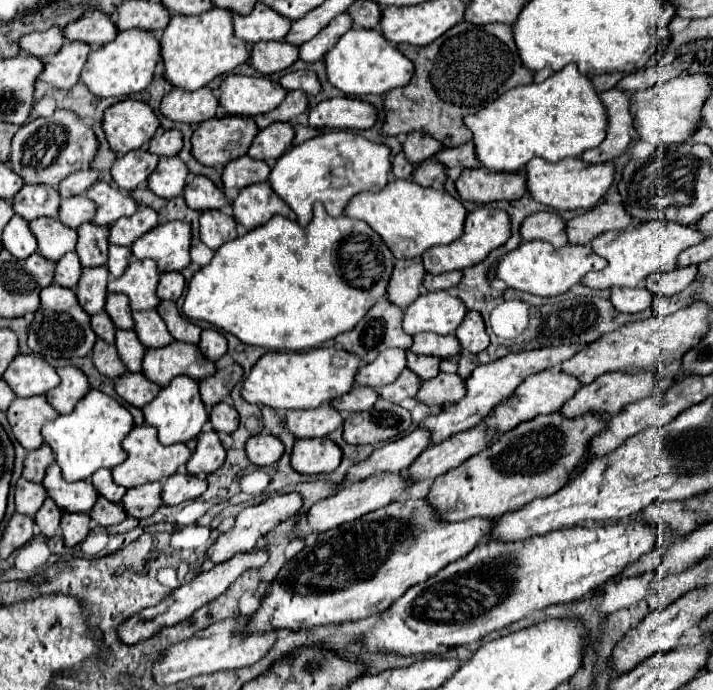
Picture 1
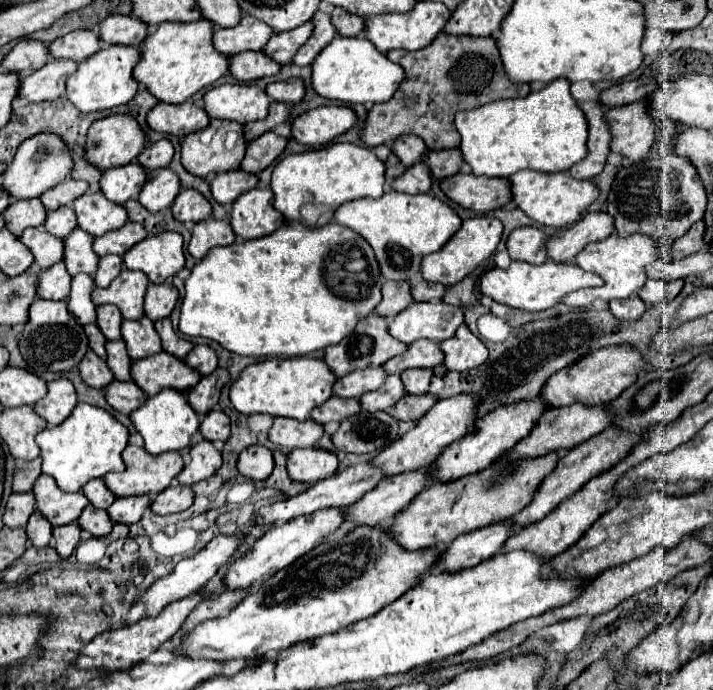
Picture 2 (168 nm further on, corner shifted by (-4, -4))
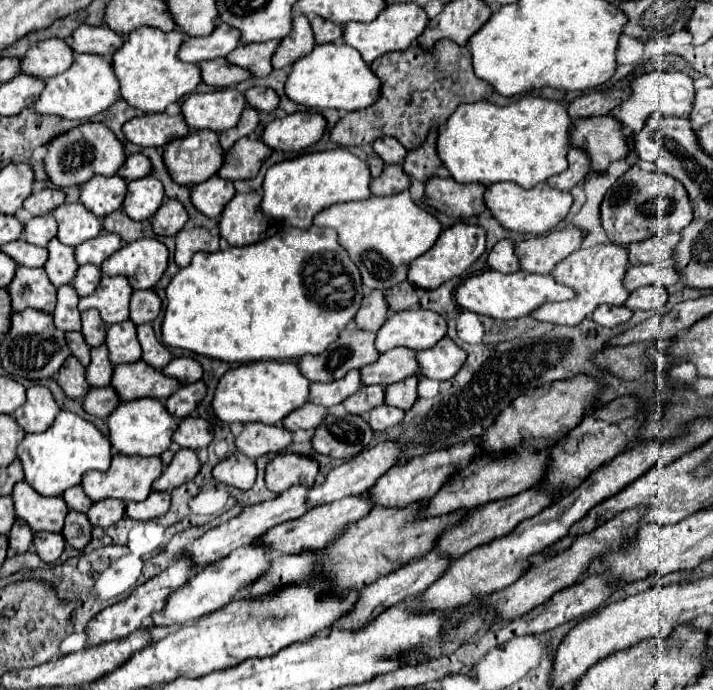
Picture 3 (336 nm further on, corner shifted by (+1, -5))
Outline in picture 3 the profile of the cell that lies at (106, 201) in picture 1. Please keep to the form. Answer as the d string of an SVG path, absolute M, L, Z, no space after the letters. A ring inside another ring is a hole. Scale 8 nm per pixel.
M80 201L78 203L64 203L56 211L52 211L58 223L58 239L64 245L78 247L80 243L96 237L102 233L102 217L88 211Z

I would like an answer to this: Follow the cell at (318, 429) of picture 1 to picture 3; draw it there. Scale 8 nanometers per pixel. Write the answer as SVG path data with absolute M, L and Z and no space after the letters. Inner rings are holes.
M248 423L236 437L236 445L250 459L258 459L266 453L280 453L292 445L292 431L282 425Z

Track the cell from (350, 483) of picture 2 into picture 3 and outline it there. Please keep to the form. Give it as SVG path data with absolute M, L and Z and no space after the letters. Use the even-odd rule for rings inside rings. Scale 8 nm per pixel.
M294 485L288 491L280 493L272 501L264 501L264 503L258 503L258 505L244 507L240 511L240 515L232 517L230 521L222 523L216 529L210 529L202 539L194 541L184 553L190 555L198 565L206 565L206 563L214 563L216 559L224 559L236 547L242 547L242 545L248 545L248 543L260 539L260 535L264 535L274 525L280 525L280 523L286 523L286 521L292 521L292 519L298 519L300 515L304 515L308 511L308 491L310 489L312 487L308 487L308 485Z

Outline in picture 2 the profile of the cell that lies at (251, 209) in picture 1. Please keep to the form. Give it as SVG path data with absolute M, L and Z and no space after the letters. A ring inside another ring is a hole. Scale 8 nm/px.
M253 188L241 194L231 210L231 228L235 236L253 240L275 232L285 222L283 214L273 206L273 192L269 188Z

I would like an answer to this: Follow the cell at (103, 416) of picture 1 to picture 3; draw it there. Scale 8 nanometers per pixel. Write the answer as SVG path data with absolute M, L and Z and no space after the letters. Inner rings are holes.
M60 411L48 431L26 435L26 439L18 447L18 459L22 461L26 481L40 495L54 497L78 485L82 475L92 469L108 471L108 465L112 461L112 443L90 421L78 417L72 411Z

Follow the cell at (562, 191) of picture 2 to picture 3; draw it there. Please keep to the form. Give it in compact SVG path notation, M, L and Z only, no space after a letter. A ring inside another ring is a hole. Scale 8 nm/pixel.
M504 181L504 183L492 183L486 189L484 195L490 211L494 217L508 229L520 231L520 233L532 233L532 235L544 235L552 231L570 211L572 207L572 195L568 191L560 191L556 187L550 187L548 183L538 183L532 189L524 189L516 183Z

